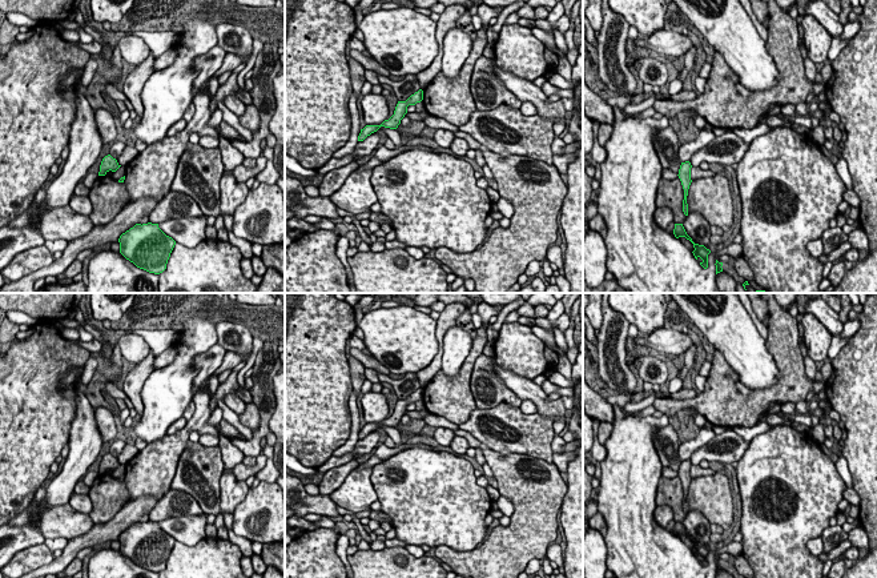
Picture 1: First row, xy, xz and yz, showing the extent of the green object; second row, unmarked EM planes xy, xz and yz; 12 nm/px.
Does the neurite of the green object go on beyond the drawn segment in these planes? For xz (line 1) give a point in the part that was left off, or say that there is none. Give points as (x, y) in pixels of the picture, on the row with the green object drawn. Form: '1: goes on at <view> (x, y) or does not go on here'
1: does not go on here

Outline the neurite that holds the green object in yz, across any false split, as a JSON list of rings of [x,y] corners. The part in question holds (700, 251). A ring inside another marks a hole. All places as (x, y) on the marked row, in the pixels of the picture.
[[[675,224],[673,234],[676,238],[679,237],[685,237],[693,244],[695,250],[692,252],[695,258],[697,260],[699,257],[703,260],[700,265],[707,269],[708,268],[708,254],[711,253],[709,249],[707,249],[704,245],[695,244],[692,238],[687,234],[683,224]]]

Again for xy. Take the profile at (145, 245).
[[[136,224],[118,238],[120,253],[137,268],[160,274],[166,269],[176,241],[158,224]]]

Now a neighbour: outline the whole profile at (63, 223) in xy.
[[[40,188],[36,192],[33,202],[29,208],[12,220],[7,226],[24,228],[29,225],[32,213],[39,212],[39,228],[43,237],[47,240],[73,241],[89,233],[94,226],[89,216],[76,213],[69,204],[51,210],[43,210],[41,202],[45,200],[47,192]]]

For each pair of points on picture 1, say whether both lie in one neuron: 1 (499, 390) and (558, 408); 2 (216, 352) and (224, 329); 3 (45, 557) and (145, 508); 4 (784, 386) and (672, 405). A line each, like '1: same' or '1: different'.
1: different
2: different
3: different
4: same

